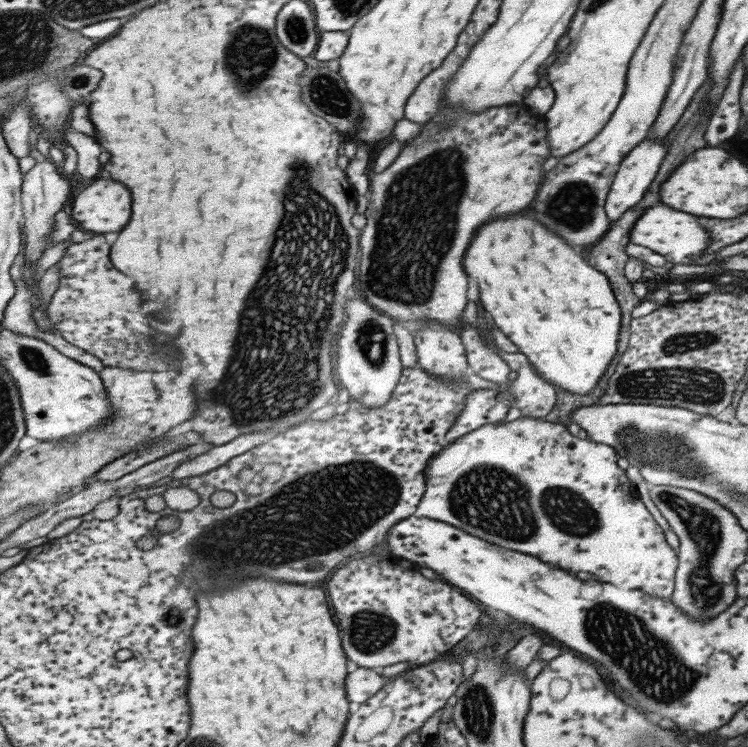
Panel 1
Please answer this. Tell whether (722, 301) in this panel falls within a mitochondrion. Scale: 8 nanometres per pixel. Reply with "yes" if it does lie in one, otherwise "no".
no

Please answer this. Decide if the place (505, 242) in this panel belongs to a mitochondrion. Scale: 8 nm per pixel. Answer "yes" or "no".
no

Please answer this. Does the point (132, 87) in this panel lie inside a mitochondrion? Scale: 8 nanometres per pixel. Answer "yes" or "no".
no

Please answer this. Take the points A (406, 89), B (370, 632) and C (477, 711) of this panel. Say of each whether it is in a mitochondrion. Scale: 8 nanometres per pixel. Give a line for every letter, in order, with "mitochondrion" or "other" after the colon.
A: other
B: mitochondrion
C: mitochondrion

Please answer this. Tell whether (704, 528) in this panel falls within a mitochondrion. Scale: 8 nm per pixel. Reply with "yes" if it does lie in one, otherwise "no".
yes

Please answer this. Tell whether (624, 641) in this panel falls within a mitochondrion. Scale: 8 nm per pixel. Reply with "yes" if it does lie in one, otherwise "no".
yes

